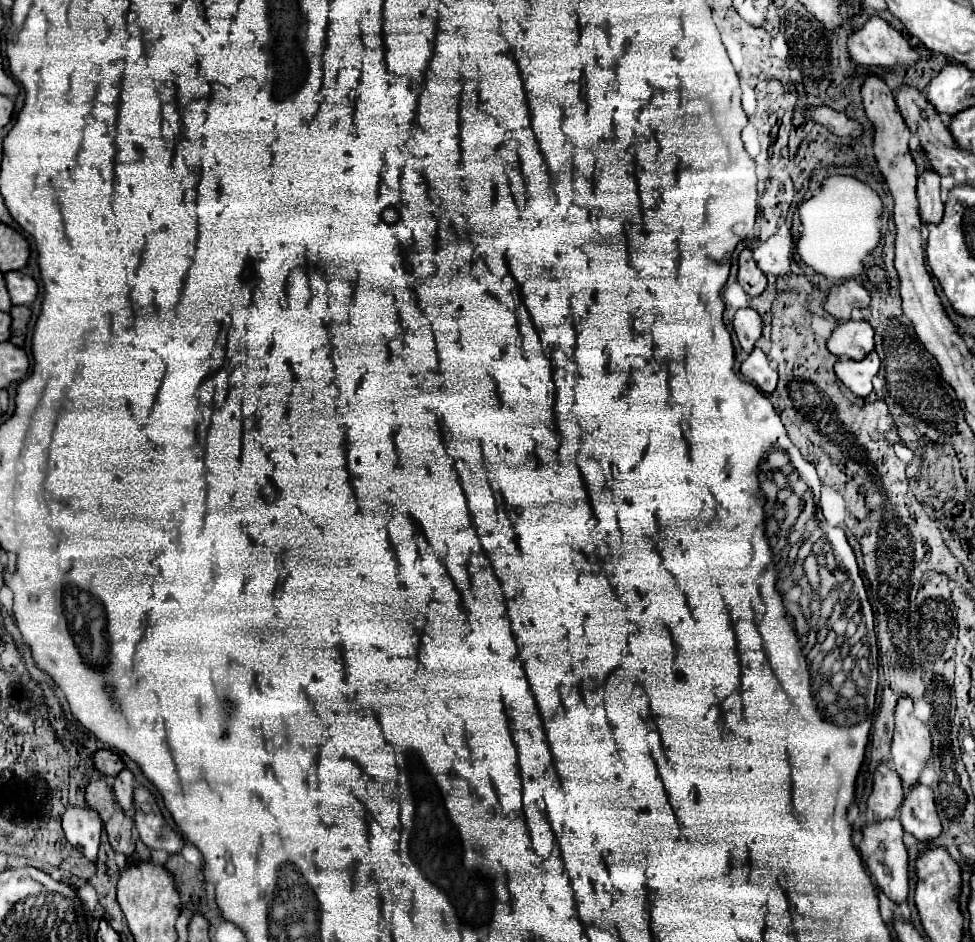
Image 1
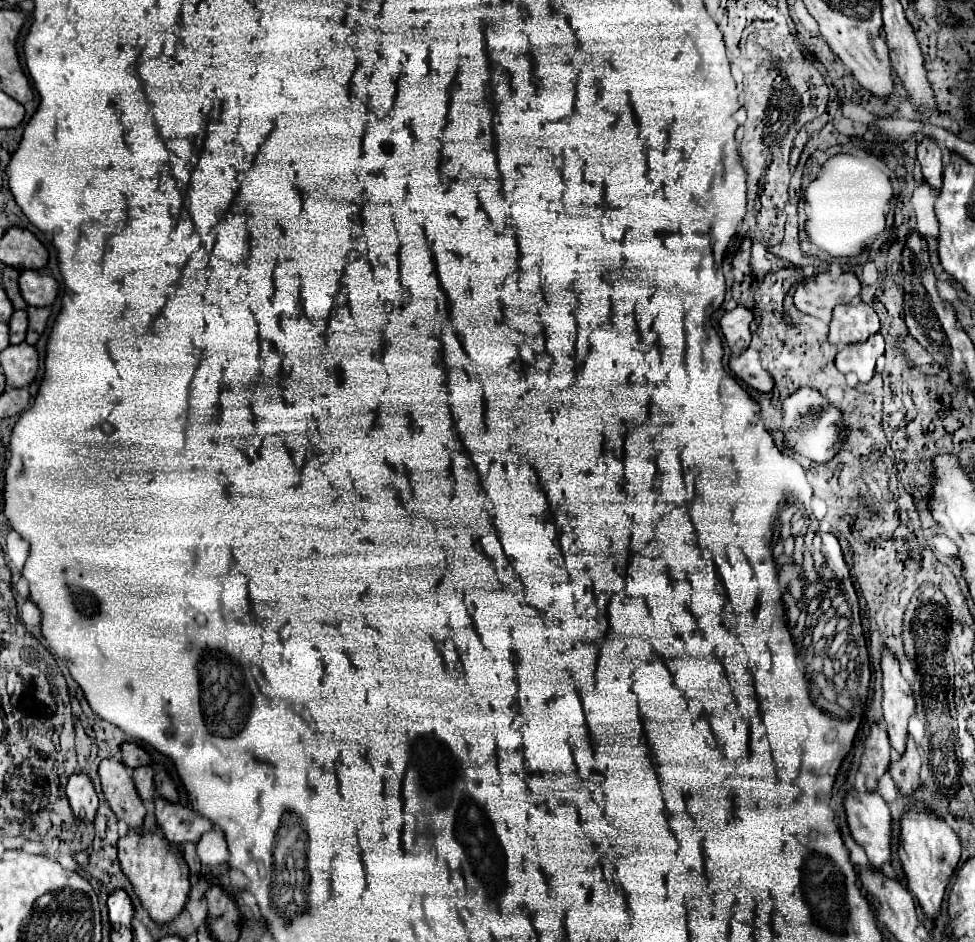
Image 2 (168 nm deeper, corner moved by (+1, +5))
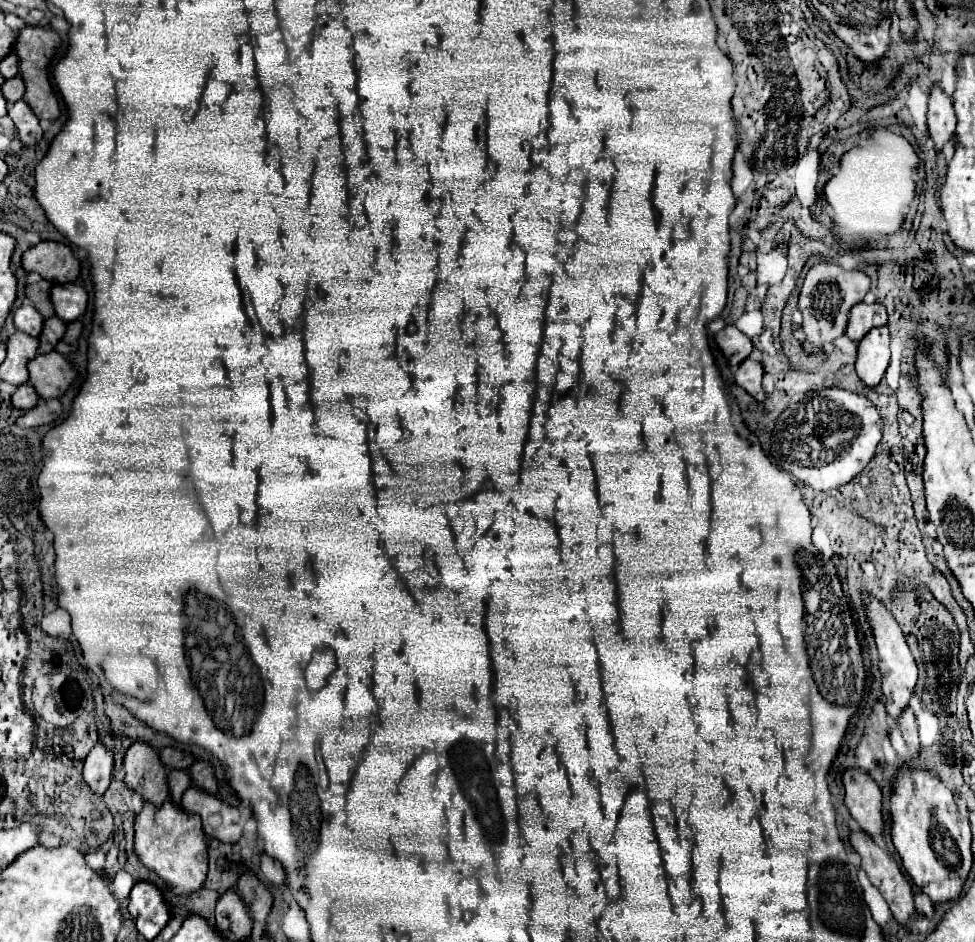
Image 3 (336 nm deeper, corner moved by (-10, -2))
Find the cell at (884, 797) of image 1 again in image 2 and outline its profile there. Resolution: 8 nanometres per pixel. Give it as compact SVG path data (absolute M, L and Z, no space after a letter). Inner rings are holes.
M875 725L869 737L865 739L865 751L859 767L859 771L863 771L865 775L867 791L877 791L879 779L883 777L883 773L889 771L889 765L891 765L891 745L887 733Z

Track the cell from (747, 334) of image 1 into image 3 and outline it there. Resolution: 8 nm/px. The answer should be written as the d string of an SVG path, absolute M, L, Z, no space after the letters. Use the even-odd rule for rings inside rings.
M726 326L722 328L716 336L714 336L716 346L720 348L720 352L728 358L730 366L738 366L744 358L748 358L748 354L752 352L752 342L748 336L744 336L736 326Z

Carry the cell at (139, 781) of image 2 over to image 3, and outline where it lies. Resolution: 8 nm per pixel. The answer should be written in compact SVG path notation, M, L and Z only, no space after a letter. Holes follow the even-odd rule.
M170 770L168 774L168 782L170 782L170 794L174 798L176 804L180 804L182 794L186 792L186 788L192 786L192 778L188 770Z

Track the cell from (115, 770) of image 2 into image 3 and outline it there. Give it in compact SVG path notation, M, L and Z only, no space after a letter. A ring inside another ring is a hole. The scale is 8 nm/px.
M134 742L124 756L124 770L124 782L132 790L142 792L144 800L160 804L168 798L168 770L160 760L160 752L150 744Z

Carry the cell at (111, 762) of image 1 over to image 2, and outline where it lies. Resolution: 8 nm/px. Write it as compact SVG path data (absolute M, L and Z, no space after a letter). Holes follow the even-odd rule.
M123 743L121 745L121 761L129 769L135 769L135 767L151 763L151 759L145 753L145 749L141 749L137 743Z

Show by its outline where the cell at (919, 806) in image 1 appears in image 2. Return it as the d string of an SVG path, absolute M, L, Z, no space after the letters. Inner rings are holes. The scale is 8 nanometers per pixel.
M909 737L905 755L891 763L889 773L891 773L891 777L893 777L893 781L895 781L901 795L913 795L913 791L923 787L921 757L919 757L919 751L917 751L911 737Z

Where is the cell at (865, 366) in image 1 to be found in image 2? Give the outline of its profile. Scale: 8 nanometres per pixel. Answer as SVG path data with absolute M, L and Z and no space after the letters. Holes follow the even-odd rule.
M881 333L871 335L865 343L847 345L841 349L835 357L835 365L841 373L855 373L861 383L871 381L875 373L875 361L879 355L883 355L883 337Z

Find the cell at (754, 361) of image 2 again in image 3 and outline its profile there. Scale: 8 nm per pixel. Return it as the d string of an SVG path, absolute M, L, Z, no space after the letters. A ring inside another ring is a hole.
M746 358L738 370L736 370L736 384L740 388L744 388L756 402L762 402L764 400L764 390L762 390L762 376L764 376L764 370L762 370L762 364L752 360L752 358Z

